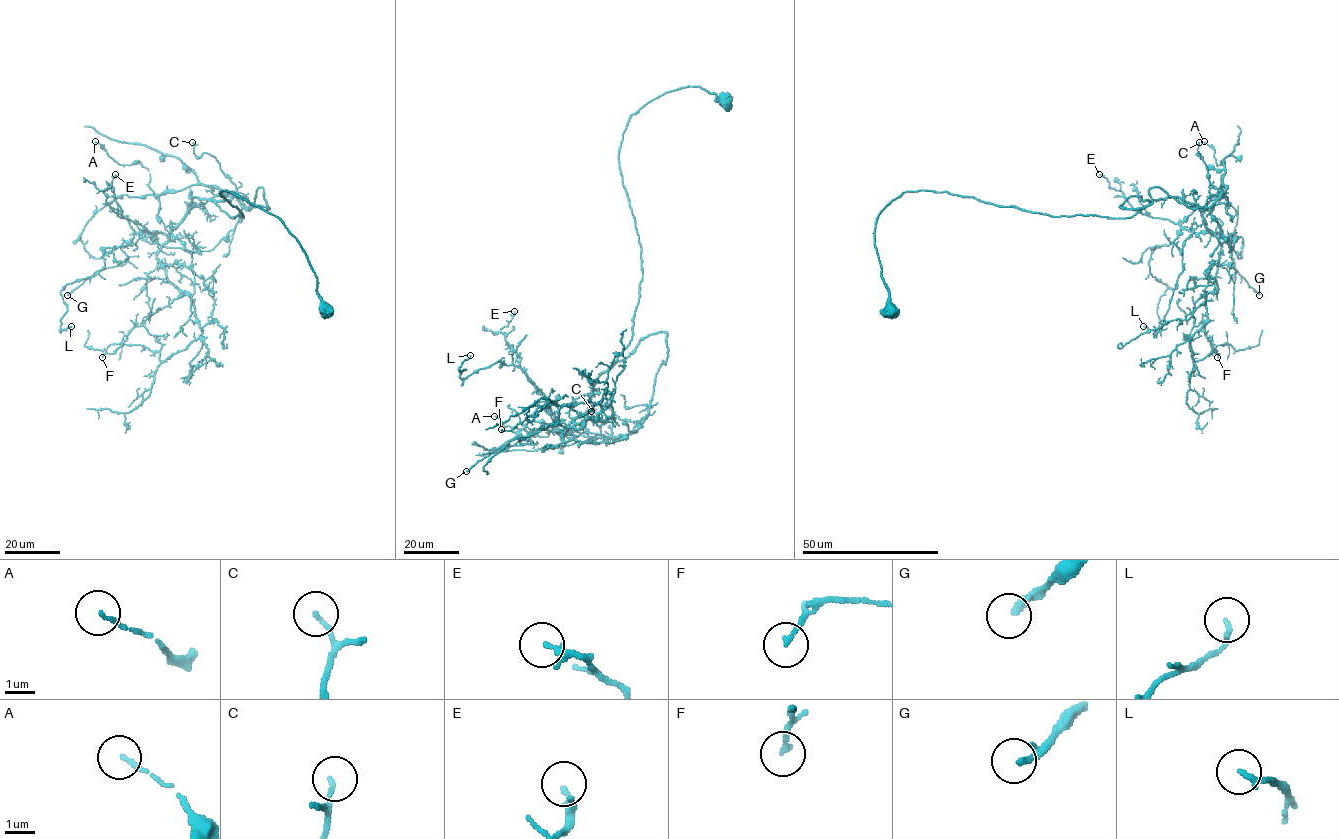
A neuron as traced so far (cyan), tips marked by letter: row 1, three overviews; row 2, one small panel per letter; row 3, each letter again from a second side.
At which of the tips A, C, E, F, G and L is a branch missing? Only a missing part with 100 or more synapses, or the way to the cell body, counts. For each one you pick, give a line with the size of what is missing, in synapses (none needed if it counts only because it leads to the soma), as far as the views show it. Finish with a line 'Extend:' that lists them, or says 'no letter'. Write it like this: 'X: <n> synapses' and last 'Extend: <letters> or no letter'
Extend: no letter

